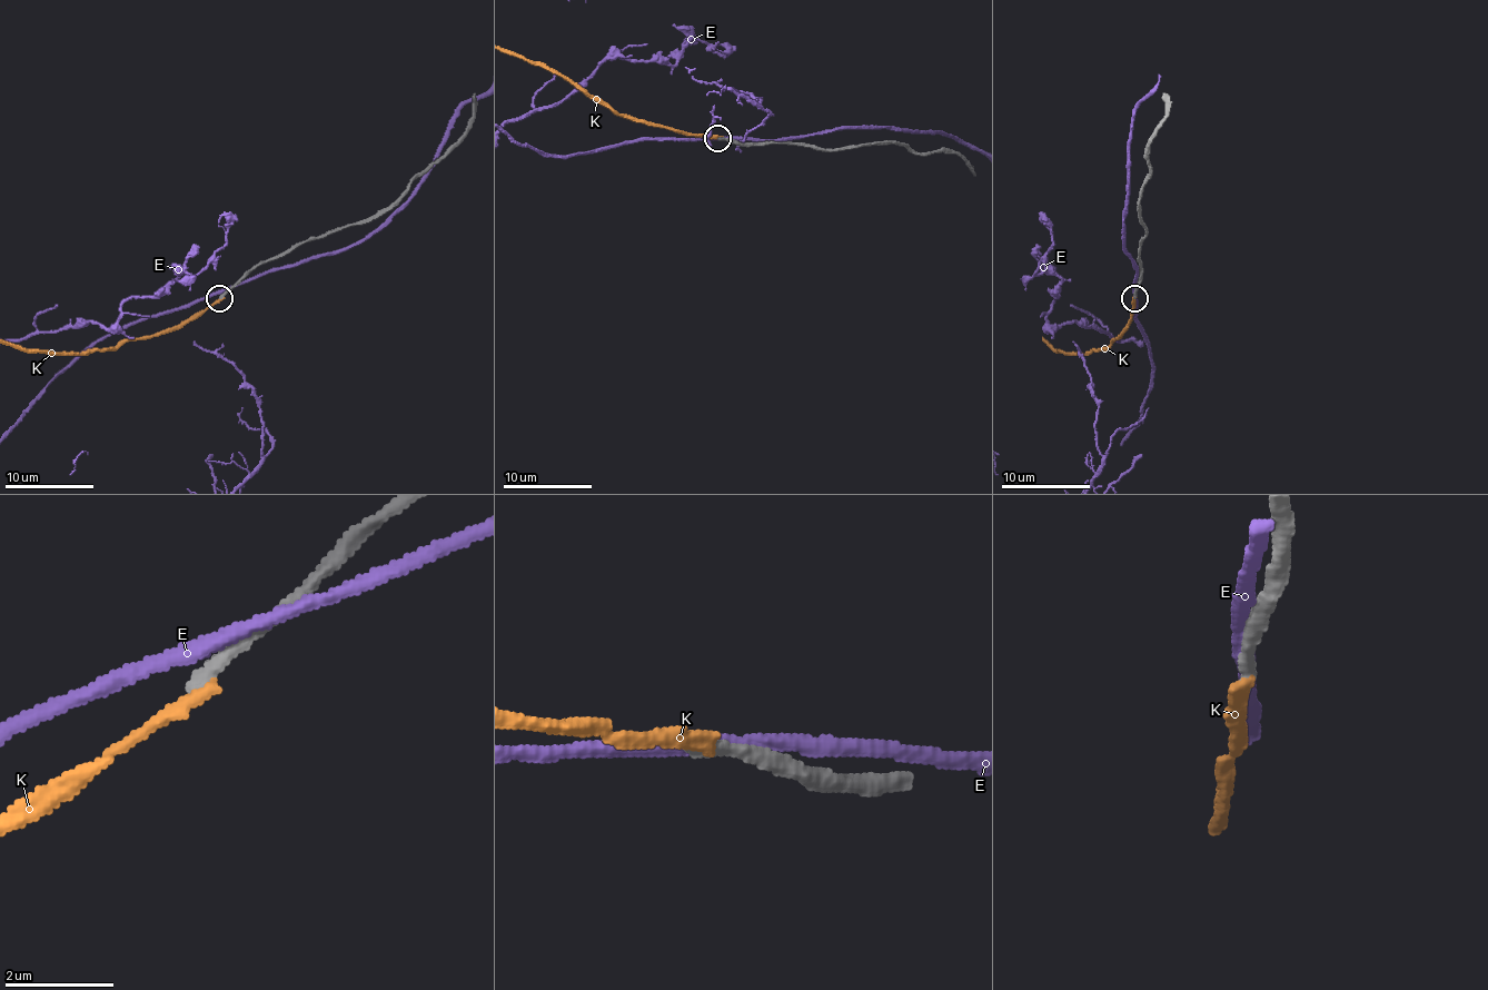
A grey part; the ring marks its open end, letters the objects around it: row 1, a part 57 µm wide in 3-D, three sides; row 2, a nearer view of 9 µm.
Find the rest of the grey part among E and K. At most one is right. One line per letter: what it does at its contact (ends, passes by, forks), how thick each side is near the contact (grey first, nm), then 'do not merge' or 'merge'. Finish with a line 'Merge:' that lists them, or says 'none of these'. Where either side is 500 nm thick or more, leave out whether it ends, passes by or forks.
E: it passes by; 260 nm thick on the grey side, 260 nm on the other; do not merge
K: it ends there; 260 nm thick on the grey side, 280 nm on the other; do not merge
Merge: none of these

